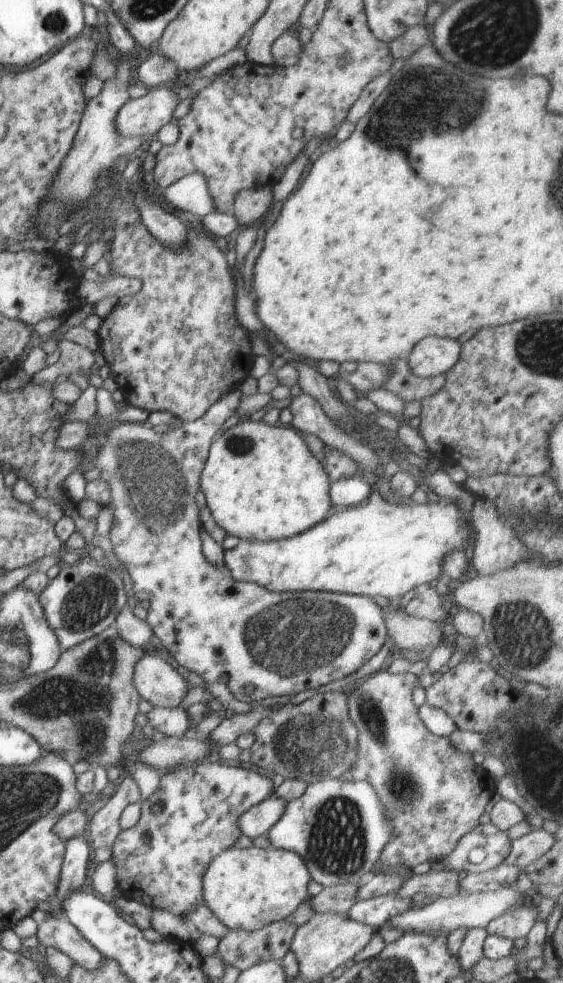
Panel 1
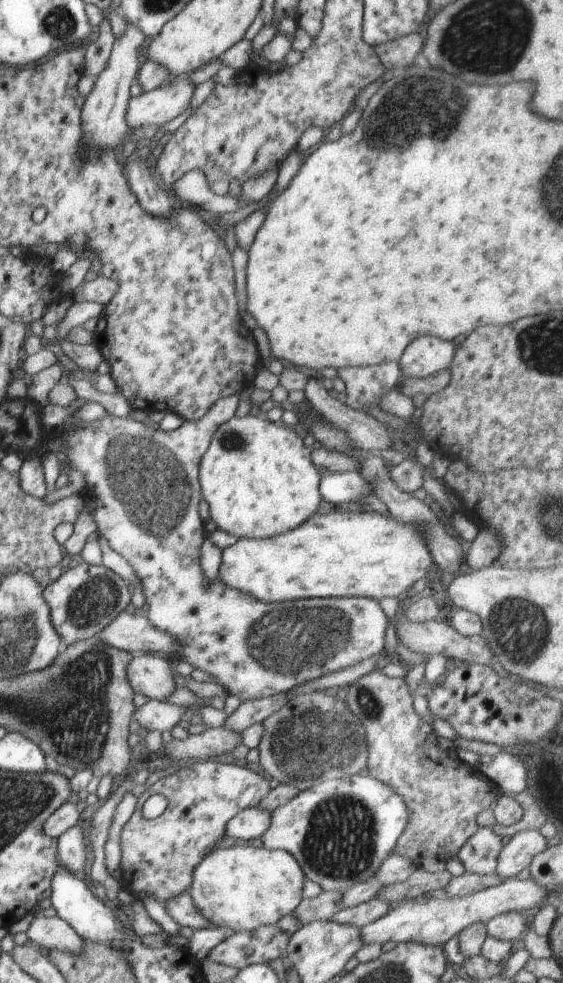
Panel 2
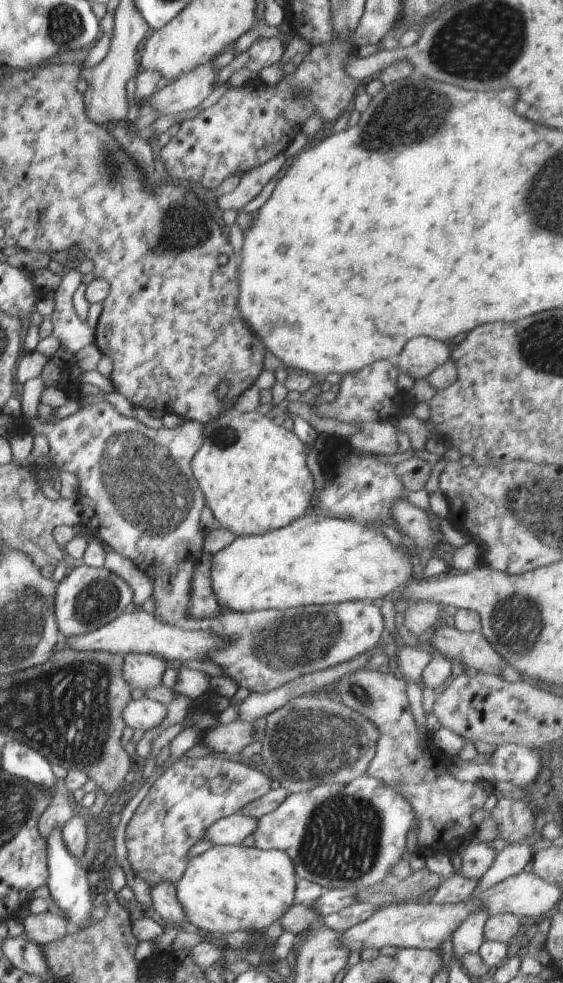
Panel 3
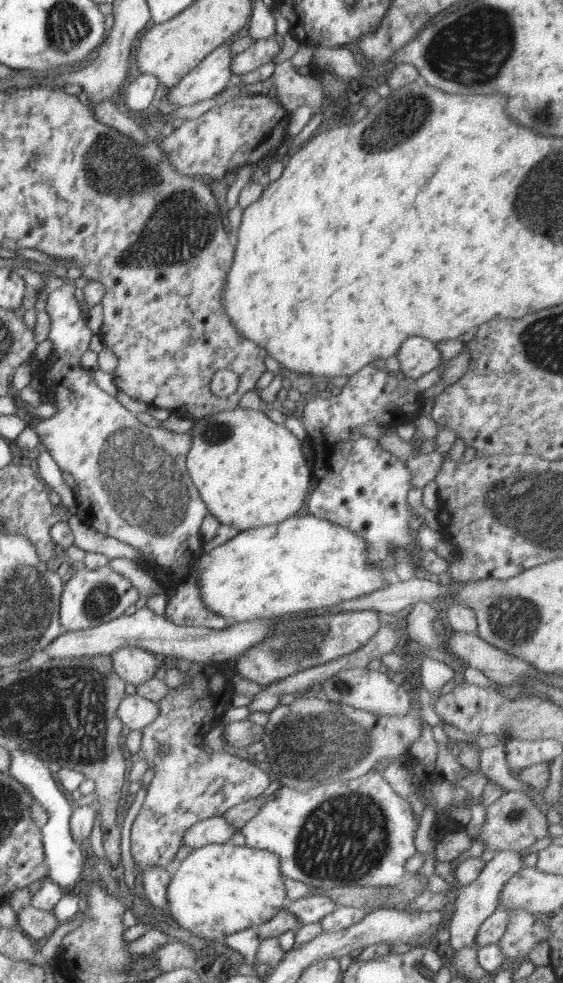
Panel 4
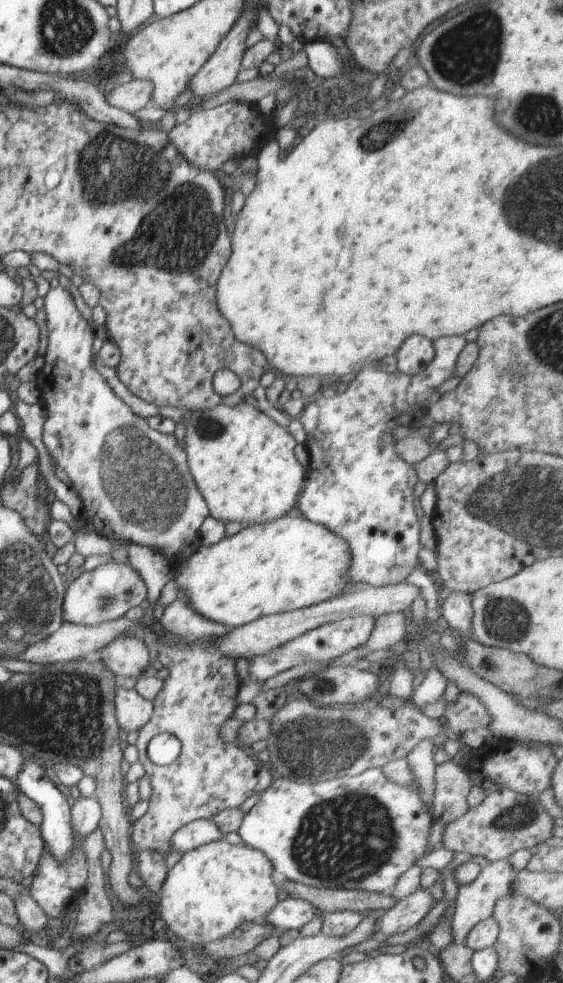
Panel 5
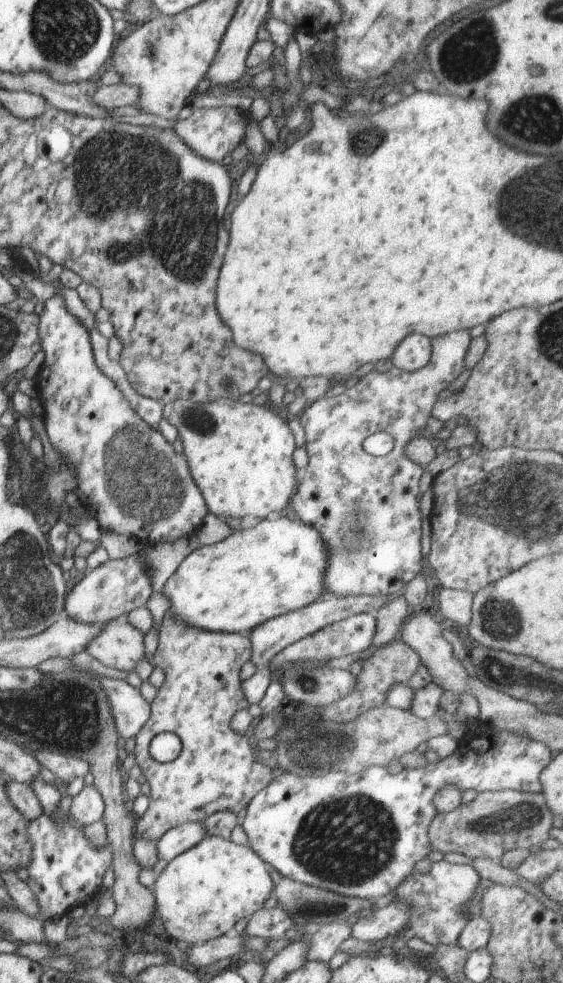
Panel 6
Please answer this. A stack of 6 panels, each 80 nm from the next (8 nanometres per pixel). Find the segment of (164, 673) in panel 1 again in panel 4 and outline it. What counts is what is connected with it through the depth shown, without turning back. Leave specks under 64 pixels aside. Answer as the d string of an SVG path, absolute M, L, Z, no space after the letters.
M124 647L110 656L119 677L136 687L149 681L160 668L154 653L138 647Z

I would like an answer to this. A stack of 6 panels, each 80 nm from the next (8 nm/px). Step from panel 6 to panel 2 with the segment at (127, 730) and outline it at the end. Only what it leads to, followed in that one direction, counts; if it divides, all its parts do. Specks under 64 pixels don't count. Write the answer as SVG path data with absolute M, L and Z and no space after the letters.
M150 699L149 702L135 710L133 719L136 719L141 727L148 731L158 730L162 733L166 730L171 731L182 720L186 711L187 709L180 704Z

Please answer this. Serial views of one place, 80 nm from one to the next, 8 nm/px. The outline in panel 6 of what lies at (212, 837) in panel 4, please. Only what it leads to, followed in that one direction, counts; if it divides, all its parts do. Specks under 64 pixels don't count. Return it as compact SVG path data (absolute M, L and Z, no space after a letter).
M190 821L168 830L156 843L159 858L171 861L209 837L203 821Z

